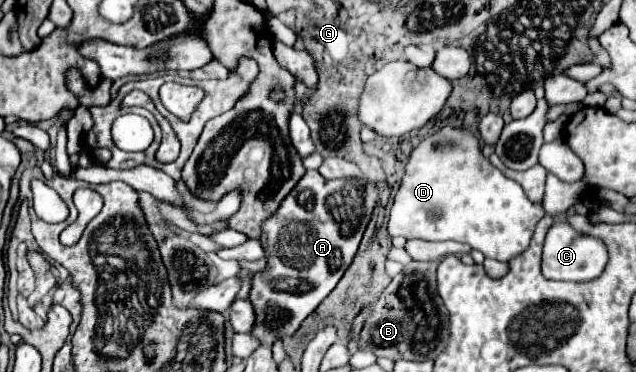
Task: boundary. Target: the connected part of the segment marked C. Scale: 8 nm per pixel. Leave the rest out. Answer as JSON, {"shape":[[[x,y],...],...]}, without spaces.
{"shape":[[[556,221],[548,229],[544,241],[544,253],[542,253],[542,267],[540,267],[546,279],[586,281],[598,277],[604,265],[606,265],[606,247],[600,239],[576,233],[566,221]]]}

